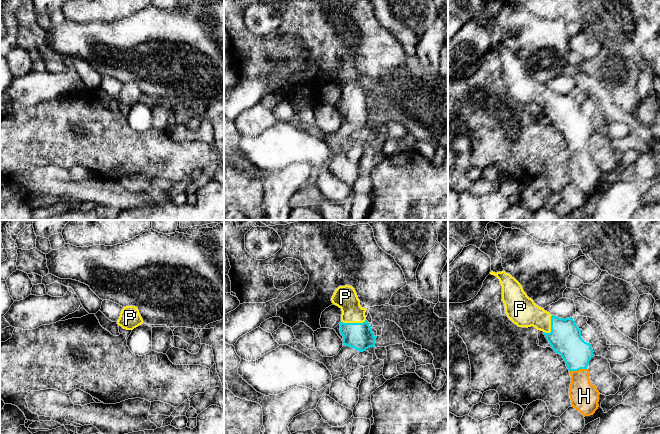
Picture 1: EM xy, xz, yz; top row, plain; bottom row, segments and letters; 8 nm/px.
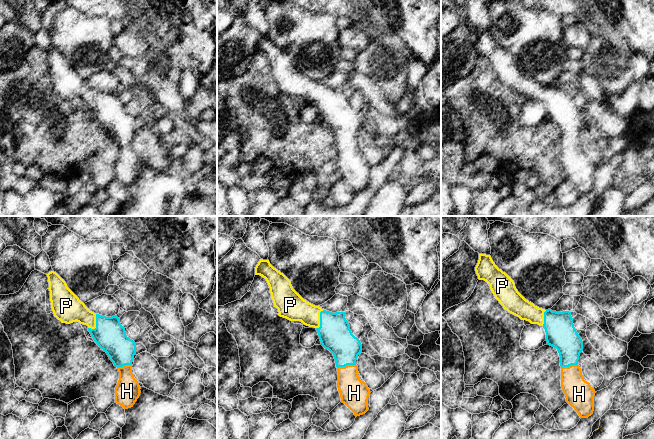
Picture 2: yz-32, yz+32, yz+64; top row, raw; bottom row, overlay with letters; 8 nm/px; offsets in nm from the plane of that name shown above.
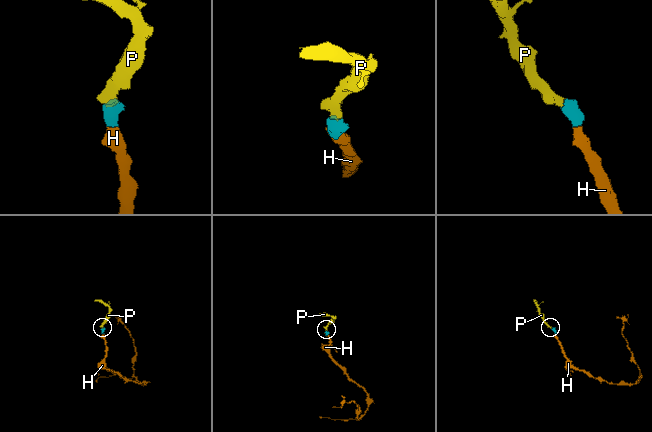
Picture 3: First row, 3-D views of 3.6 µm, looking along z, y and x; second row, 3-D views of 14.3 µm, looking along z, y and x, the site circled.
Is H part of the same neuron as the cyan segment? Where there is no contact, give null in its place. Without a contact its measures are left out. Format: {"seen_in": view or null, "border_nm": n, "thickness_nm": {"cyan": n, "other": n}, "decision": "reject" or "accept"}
{"seen_in": "yz", "border_nm": 150, "thickness_nm": {"cyan": 240, "other": 220}, "decision": "accept"}

